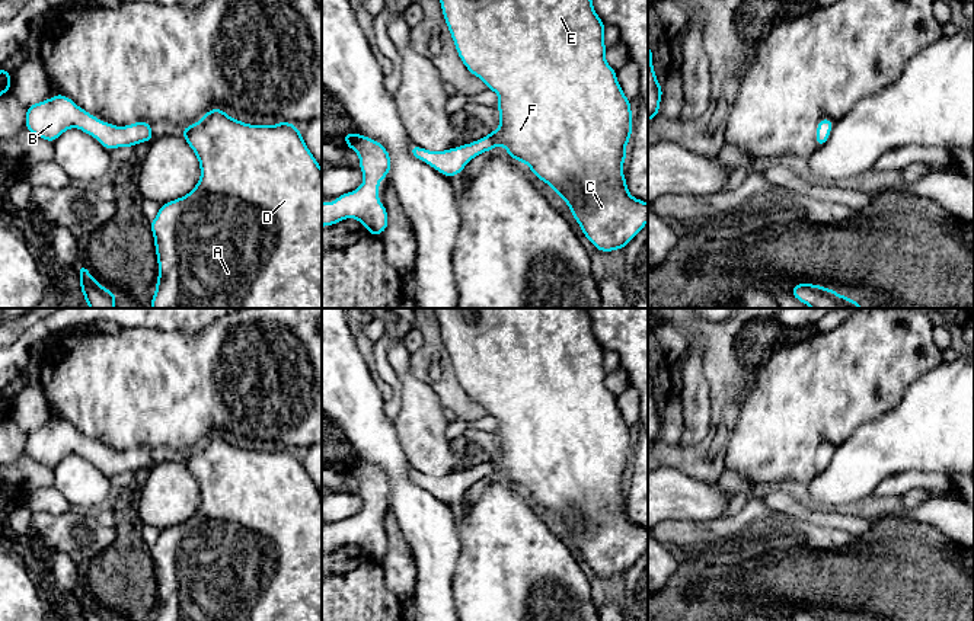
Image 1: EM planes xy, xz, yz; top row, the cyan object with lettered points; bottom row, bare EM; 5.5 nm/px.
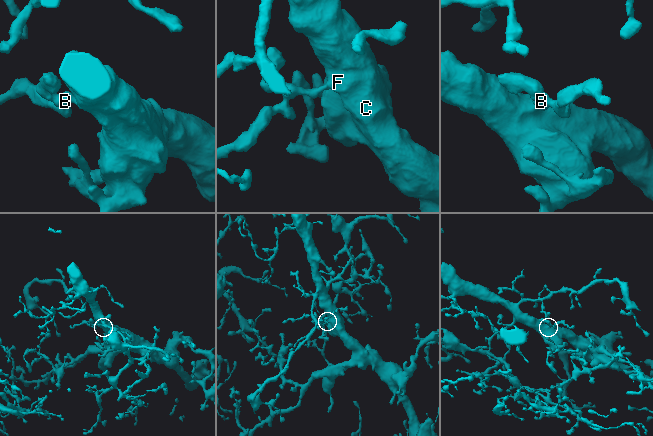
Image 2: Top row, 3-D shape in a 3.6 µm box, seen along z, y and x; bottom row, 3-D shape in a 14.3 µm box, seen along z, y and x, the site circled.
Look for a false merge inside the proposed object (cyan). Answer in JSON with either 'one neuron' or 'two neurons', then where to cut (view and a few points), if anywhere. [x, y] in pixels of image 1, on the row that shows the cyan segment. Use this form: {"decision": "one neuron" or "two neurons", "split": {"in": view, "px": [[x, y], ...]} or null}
{"decision": "one neuron", "split": null}

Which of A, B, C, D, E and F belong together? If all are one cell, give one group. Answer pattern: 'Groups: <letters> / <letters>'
Groups: A B C D E F

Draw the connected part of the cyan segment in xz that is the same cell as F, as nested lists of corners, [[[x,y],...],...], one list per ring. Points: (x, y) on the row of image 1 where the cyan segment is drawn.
[[[440,0],[443,16],[466,68],[499,96],[496,131],[444,151],[418,145],[411,154],[447,177],[476,156],[504,145],[569,207],[584,236],[600,252],[626,244],[648,223],[648,204],[633,198],[622,164],[630,141],[632,109],[616,70],[606,61],[604,23],[593,0]]]

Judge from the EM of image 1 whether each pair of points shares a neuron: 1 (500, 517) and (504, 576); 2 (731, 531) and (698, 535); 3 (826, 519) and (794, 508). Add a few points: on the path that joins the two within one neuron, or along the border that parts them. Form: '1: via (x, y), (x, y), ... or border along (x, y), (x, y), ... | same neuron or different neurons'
1: via (501, 531), (504, 562) | same neuron
2: via (722, 535), (706, 535) | same neuron
3: via (818, 515), (801, 512) | same neuron

